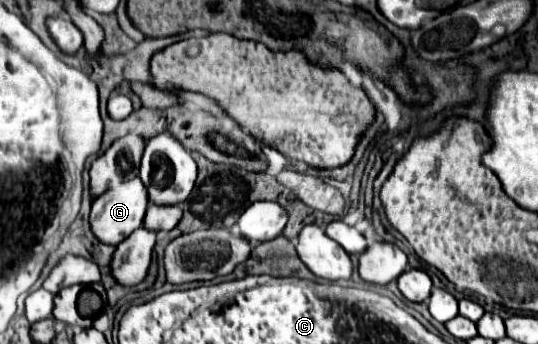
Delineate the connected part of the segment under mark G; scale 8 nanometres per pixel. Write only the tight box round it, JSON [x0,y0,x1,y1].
[90,176,148,244]

